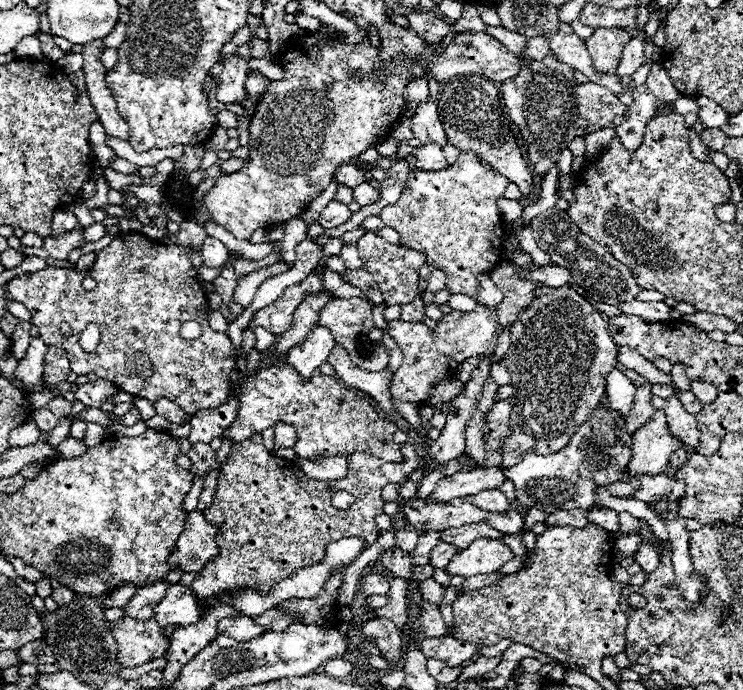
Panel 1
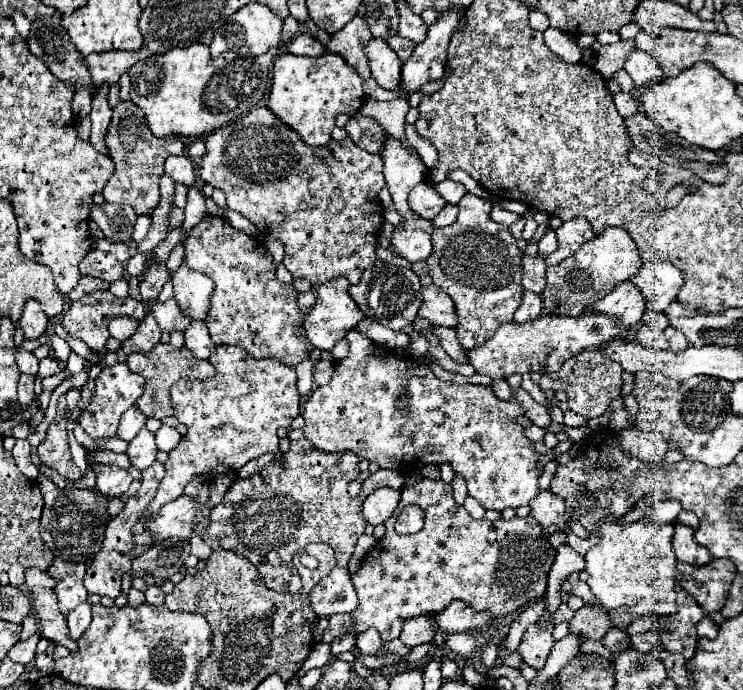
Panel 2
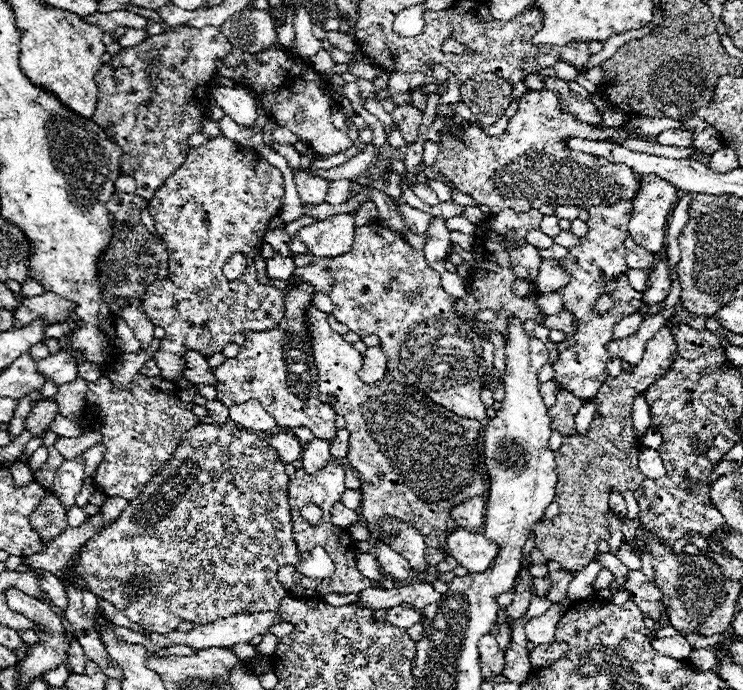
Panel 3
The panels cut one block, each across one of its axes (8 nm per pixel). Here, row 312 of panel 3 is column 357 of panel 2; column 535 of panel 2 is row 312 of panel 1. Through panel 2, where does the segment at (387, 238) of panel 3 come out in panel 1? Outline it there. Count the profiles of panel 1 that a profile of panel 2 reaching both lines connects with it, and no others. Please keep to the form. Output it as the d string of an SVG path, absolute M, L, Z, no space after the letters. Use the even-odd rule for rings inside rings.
M476 306L476 310L472 312L452 310L450 314L444 314L440 322L436 322L436 330L430 330L422 322L392 320L388 322L388 332L404 356L402 366L392 378L390 386L392 396L402 402L424 404L430 398L430 390L440 380L456 378L456 370L466 358L478 354L490 354L496 348L498 312L496 308L488 306Z

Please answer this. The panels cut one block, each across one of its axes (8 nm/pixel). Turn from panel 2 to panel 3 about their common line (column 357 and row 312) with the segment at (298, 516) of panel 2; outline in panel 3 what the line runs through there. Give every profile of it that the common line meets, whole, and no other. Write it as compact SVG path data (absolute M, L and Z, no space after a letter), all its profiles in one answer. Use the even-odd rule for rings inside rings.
M532 208L530 212L514 212L514 210L502 210L498 214L490 214L486 216L480 224L478 224L478 234L474 236L476 244L474 244L474 262L476 268L472 268L472 276L470 276L470 292L466 292L464 298L458 298L454 302L454 312L458 312L458 316L468 314L468 316L476 316L476 312L484 310L484 308L494 308L496 310L496 320L492 322L474 322L476 328L488 338L492 330L496 330L504 340L508 338L508 320L510 318L518 318L520 322L526 320L534 320L538 324L544 324L546 316L540 314L540 308L536 306L536 298L520 298L514 294L514 284L518 282L518 276L512 272L512 264L510 264L510 254L508 254L508 242L506 242L506 234L508 230L514 230L514 240L516 244L524 246L526 244L526 234L532 228L540 228L544 214L536 208ZM604 292L604 294L598 296L598 300L596 300L596 304L594 304L594 310L596 310L596 314L606 314L612 306L614 306L614 298Z

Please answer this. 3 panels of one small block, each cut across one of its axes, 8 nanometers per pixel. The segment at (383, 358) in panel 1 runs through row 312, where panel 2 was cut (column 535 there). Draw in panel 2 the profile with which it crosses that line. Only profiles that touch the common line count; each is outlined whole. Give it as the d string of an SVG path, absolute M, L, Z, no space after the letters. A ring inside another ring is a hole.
M584 314L578 318L566 316L540 316L534 322L524 324L502 324L498 332L486 340L482 346L468 352L468 364L474 366L478 374L486 374L492 380L508 378L510 374L556 372L564 360L580 354L586 348L600 348L602 344L614 340L616 336L626 336L628 330L616 326L616 318L606 314Z

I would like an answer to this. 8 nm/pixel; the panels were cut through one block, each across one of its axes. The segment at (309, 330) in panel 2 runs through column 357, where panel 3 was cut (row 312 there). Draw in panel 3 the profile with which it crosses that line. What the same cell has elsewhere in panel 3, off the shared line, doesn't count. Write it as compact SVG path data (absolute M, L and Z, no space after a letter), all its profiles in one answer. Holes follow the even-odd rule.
M310 304L304 316L308 328L312 330L314 364L318 368L318 398L330 404L336 414L346 420L346 430L350 430L350 448L346 458L362 482L362 516L372 538L378 536L376 520L380 516L392 514L418 526L418 530L422 530L426 536L426 544L430 548L438 548L440 536L446 536L458 528L458 524L450 518L450 510L458 502L464 502L472 496L482 496L486 492L486 466L480 450L482 422L460 418L454 412L430 402L430 398L424 394L400 386L398 382L380 380L376 384L364 384L356 374L360 370L360 352L354 350L354 346L346 342L342 334L330 328L328 314Z

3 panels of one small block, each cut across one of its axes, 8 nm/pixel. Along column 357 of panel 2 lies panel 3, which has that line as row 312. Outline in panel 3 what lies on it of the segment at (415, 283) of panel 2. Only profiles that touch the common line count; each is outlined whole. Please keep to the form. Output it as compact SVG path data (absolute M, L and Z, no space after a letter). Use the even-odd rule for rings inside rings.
M296 280L296 288L284 294L286 310L282 322L272 330L250 332L248 342L244 340L238 356L234 360L226 358L224 364L212 372L220 380L216 386L216 398L226 408L254 398L278 422L278 426L306 426L316 438L332 442L336 436L334 420L338 414L318 398L318 370L314 366L310 330L304 322L304 310L314 292L312 286Z

